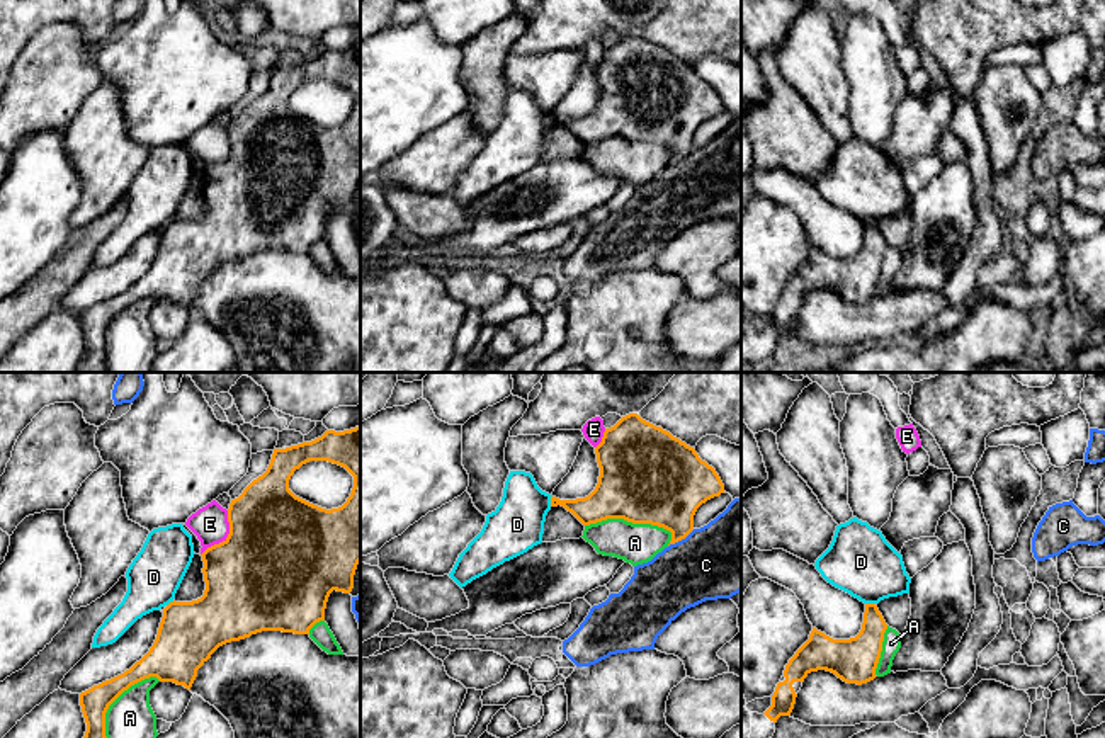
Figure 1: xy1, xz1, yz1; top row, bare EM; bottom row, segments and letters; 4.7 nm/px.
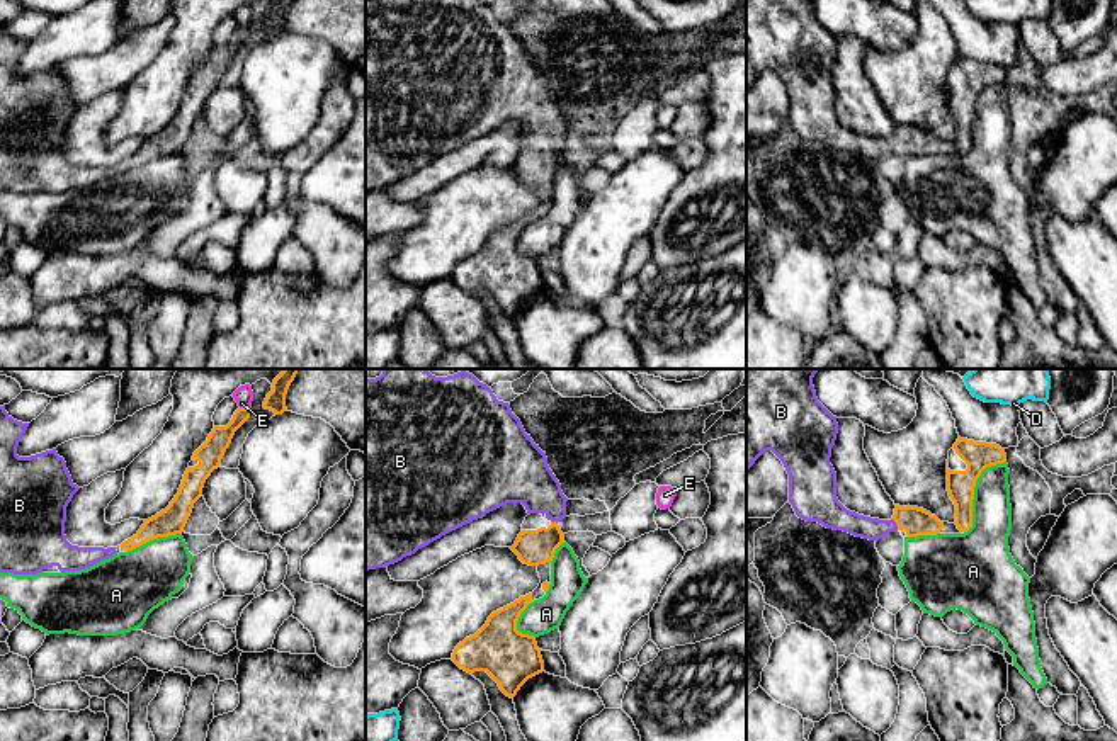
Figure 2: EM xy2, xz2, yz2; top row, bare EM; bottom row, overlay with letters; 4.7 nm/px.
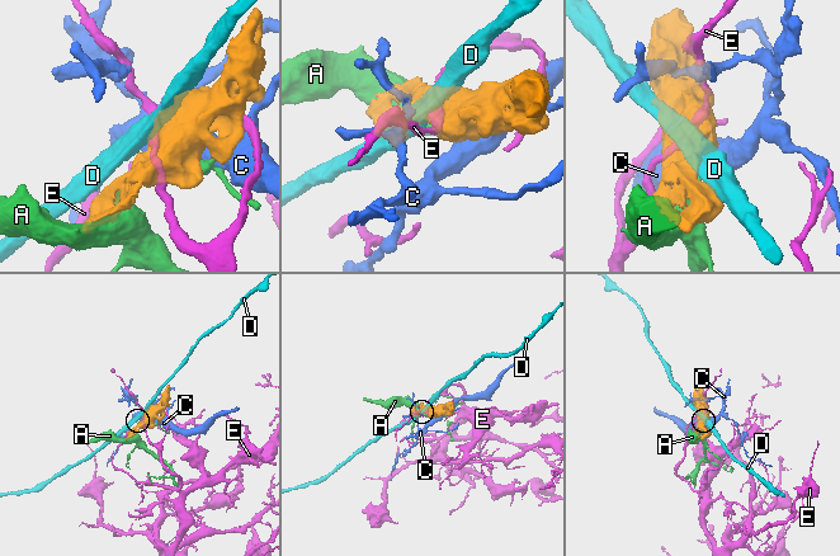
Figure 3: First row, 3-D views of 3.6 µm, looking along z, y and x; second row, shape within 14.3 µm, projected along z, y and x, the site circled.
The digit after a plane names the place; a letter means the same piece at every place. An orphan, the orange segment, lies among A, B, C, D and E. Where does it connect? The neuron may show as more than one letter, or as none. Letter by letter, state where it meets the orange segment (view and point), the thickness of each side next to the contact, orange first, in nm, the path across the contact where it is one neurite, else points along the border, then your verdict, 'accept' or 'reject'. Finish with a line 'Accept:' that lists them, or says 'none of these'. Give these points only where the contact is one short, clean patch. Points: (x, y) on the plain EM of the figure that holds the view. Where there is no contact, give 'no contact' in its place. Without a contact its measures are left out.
A: contact xz1 (631, 140); calibres 440 and 190 nm; reject
B: contact yz2 (896, 143); calibres 140 and 110 nm; accept
C: contact xz1 (680, 158); calibres 340 and 360 nm; reject
D: contact xz1 (551, 119); calibres 160 and 260 nm; border xz1 (551, 114), (549, 124); reject
E: contact xy1 (228, 155); calibres 500 and 170 nm; reject
Accept: B

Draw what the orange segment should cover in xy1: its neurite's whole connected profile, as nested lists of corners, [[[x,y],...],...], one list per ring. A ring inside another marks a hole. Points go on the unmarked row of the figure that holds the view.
[[[360,46],[343,51],[326,49],[311,61],[274,68],[267,90],[253,99],[238,117],[231,119],[228,141],[228,156],[201,173],[204,180],[204,214],[192,221],[170,221],[163,228],[158,253],[150,270],[124,292],[80,313],[87,350],[75,372],[107,372],[105,332],[131,304],[156,296],[160,301],[173,301],[190,309],[197,289],[219,265],[250,257],[262,250],[309,253],[309,248],[316,241],[325,240],[330,213],[333,209],[343,213],[352,211],[354,194],[360,182]],[[309,80],[338,83],[354,95],[352,112],[342,126],[326,129],[296,116],[289,109],[289,99],[294,90]]]

